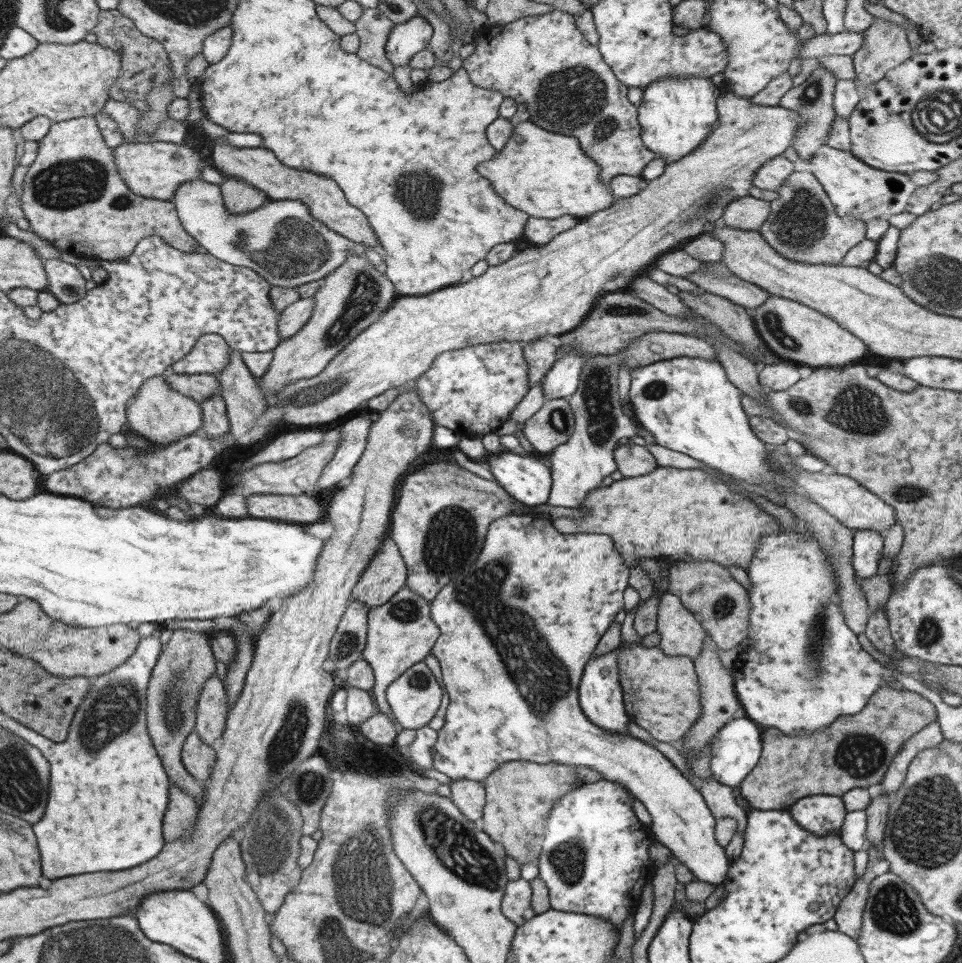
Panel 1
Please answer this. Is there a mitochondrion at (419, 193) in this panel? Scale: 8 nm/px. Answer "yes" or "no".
yes

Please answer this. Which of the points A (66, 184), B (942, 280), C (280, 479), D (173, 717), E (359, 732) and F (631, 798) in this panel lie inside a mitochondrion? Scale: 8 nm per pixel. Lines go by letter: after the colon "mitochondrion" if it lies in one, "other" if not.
A: mitochondrion
B: mitochondrion
C: other
D: mitochondrion
E: other
F: other

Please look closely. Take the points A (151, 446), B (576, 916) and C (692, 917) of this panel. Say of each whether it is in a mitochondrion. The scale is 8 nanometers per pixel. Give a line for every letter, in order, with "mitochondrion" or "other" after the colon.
A: other
B: other
C: other

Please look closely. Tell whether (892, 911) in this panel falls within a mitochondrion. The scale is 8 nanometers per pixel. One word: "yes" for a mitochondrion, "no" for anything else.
yes

